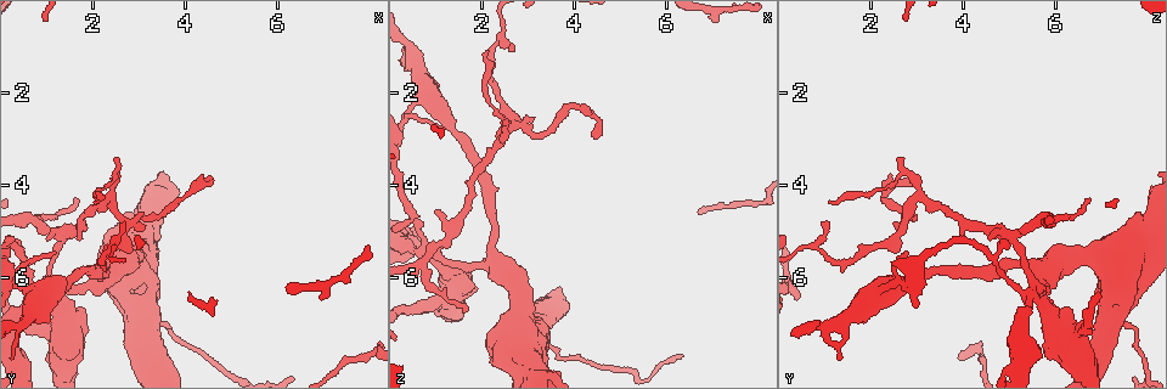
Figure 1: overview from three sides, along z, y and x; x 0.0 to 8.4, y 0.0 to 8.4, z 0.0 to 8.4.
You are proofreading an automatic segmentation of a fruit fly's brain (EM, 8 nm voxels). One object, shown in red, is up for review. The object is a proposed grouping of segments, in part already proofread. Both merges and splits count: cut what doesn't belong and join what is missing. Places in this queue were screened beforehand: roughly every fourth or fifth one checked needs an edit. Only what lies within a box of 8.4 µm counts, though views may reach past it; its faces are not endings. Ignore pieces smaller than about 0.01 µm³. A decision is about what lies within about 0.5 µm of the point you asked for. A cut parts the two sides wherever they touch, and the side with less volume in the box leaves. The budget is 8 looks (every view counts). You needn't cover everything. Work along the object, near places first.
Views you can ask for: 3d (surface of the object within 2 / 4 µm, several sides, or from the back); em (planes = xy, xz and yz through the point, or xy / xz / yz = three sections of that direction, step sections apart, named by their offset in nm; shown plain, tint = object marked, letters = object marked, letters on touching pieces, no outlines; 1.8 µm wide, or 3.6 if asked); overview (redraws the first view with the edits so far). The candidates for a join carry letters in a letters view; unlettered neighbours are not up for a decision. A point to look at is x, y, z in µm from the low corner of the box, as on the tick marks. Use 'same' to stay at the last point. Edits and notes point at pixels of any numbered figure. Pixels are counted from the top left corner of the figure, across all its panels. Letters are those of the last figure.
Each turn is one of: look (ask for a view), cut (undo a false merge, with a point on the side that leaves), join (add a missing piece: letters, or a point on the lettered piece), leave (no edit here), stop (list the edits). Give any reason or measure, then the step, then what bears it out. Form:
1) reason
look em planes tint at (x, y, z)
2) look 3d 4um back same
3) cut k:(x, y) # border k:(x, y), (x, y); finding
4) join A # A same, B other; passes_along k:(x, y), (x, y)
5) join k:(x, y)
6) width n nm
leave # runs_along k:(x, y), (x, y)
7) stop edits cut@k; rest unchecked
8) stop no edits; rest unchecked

end of a long branch
look 3d 2um back at (4.50, 3.80, 3.00)

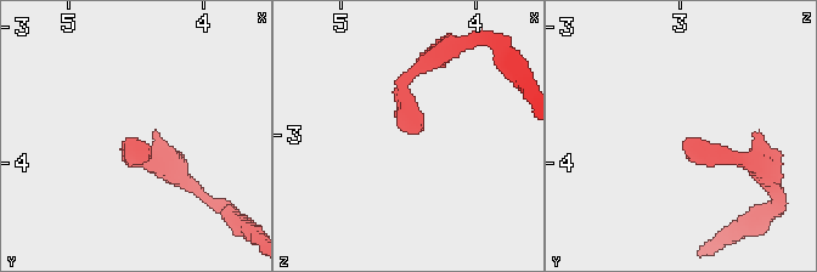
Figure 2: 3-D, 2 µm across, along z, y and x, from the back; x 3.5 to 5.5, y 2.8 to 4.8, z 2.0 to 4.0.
need the tissue
look em planes letters at (4.48, 3.86, 3.00)

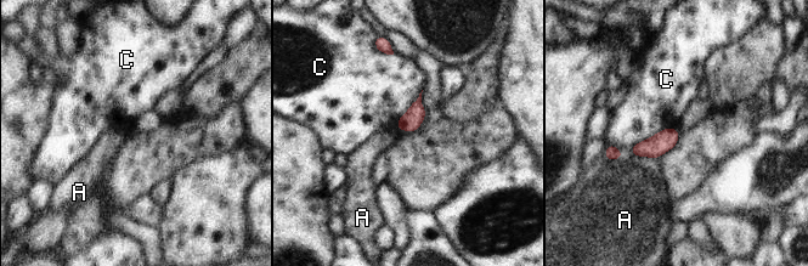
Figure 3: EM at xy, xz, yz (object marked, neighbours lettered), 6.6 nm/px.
leave # A other, C other; border 3:(676, 128), (638, 141), (629, 153); none of them fits

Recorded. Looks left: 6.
free end
look 3d 4um at (2.10, 4.35, 1.05)

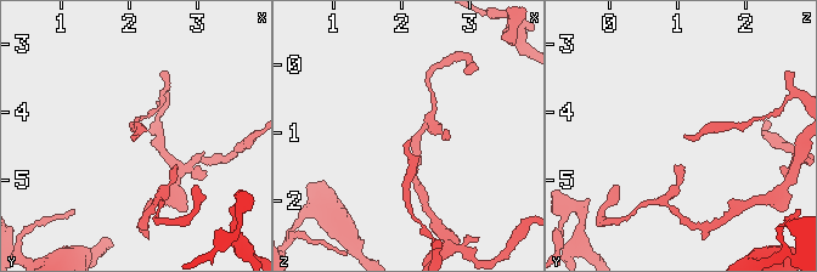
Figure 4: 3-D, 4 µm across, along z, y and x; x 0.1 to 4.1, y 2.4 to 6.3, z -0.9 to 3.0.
look em planes tint at (2.15, 4.35, 1.05)

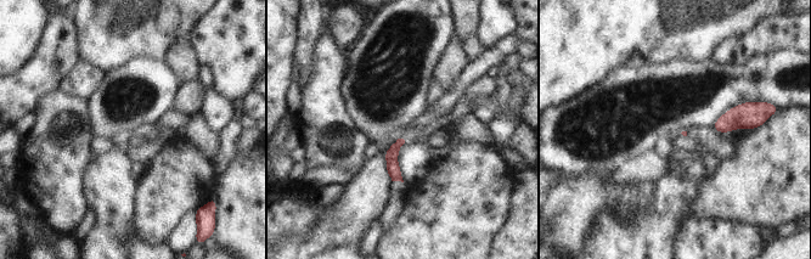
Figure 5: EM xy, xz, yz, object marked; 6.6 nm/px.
see the neighbours
look em planes letters same

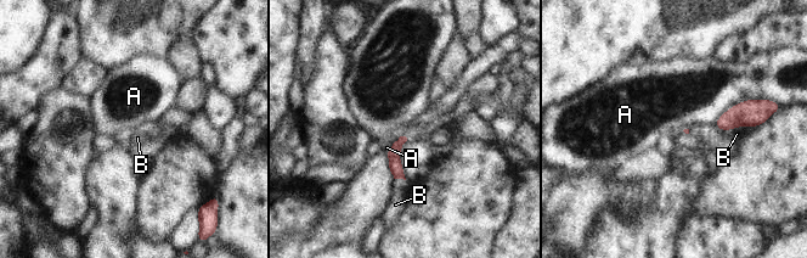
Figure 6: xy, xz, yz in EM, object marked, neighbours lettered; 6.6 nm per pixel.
leave # A other, B other; runs_along 6:(402, 139), (395, 149), (396, 175); no lettered piece goes on from it

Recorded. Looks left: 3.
abrupt turn
look 3d 4um at (1.30, 5.20, 5.05)

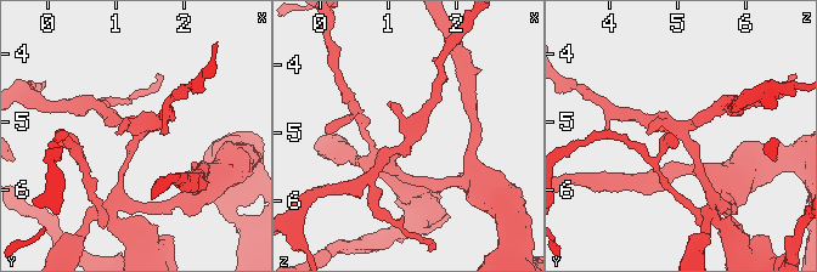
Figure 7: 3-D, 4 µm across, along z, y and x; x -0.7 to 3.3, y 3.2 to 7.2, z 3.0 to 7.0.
look em planes tint at (1.30, 5.15, 5.05)

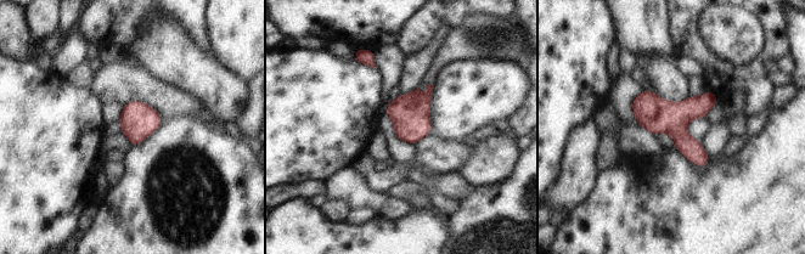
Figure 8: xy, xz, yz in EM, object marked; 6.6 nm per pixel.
see the neighbours
look em planes letters same

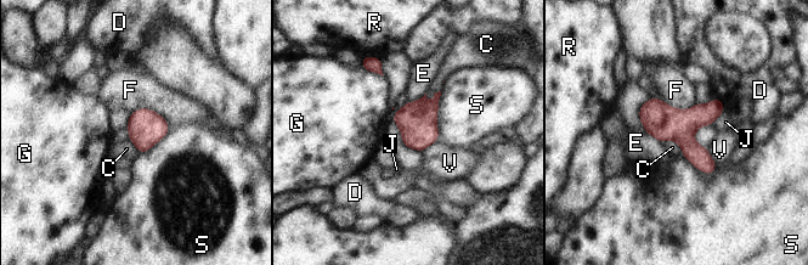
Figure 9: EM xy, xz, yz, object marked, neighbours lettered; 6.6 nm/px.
width 240 nm
leave # C other, D other, E other, F other, G other, J other, R other, S other, V other; border 9:(662, 141), (673, 140), (684, 157); all the same cell

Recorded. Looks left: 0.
stop no edits; rest unchecked

